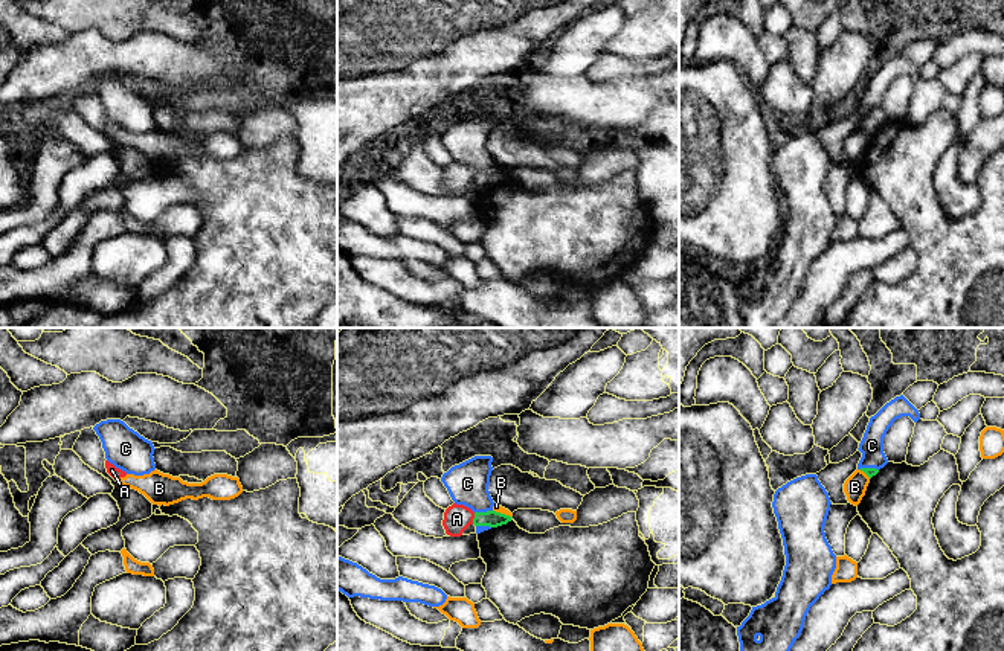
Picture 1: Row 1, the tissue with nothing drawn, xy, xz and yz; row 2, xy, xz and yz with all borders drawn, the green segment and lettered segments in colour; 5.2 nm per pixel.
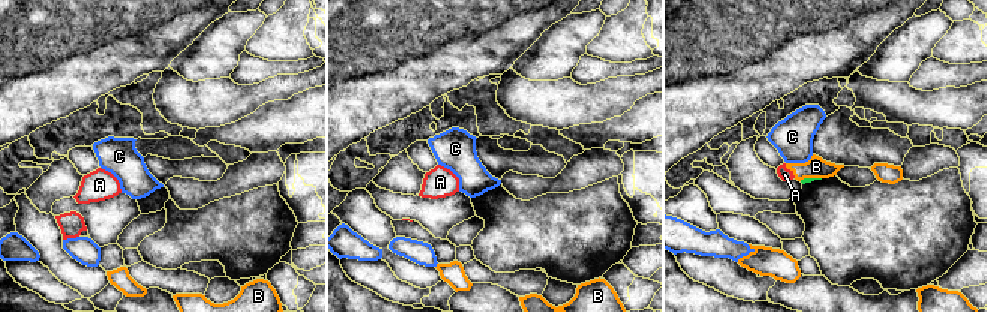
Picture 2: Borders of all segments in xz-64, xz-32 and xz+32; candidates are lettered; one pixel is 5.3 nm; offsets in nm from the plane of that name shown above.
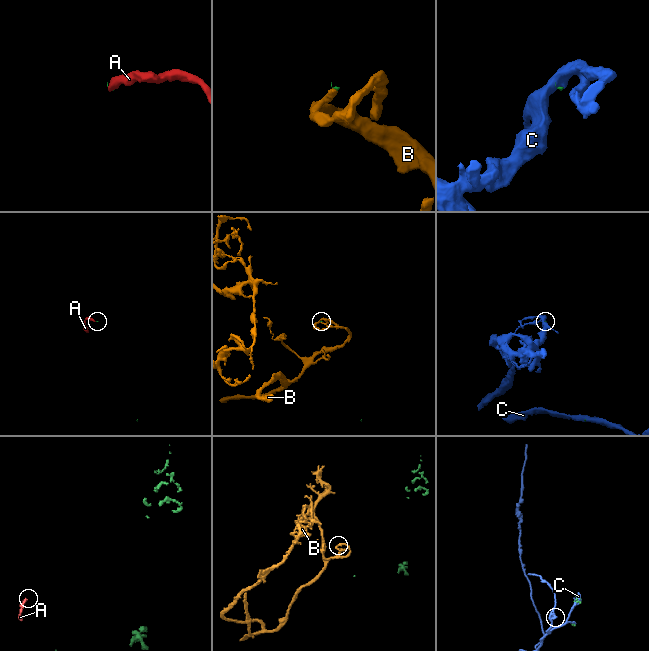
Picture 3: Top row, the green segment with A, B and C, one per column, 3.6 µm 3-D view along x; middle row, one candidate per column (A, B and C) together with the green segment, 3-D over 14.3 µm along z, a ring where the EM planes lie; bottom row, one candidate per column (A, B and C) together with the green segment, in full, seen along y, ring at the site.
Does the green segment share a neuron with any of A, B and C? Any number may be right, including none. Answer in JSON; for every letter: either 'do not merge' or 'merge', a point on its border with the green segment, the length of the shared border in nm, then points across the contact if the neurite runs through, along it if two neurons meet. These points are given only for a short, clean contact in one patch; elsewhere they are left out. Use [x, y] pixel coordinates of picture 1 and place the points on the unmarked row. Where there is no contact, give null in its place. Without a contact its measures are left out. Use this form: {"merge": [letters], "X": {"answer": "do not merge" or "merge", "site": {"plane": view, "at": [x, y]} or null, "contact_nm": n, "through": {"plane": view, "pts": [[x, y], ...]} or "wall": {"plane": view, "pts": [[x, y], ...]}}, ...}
{"merge": ["C"], "A": {"answer": "do not merge", "site": {"plane": "xz", "at": [473, 177]}, "contact_nm": 70, "wall": {"plane": "xz", "pts": [[475, 171], [472, 182]]}}, "B": {"answer": "do not merge", "site": {"plane": "xz", "at": [502, 173]}, "contact_nm": 110, "wall": {"plane": "xz", "pts": [[493, 168], [511, 176]]}}, "C": {"answer": "merge", "site": {"plane": "xz", "at": [482, 171]}, "contact_nm": 100}}

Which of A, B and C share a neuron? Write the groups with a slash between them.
A B / C

